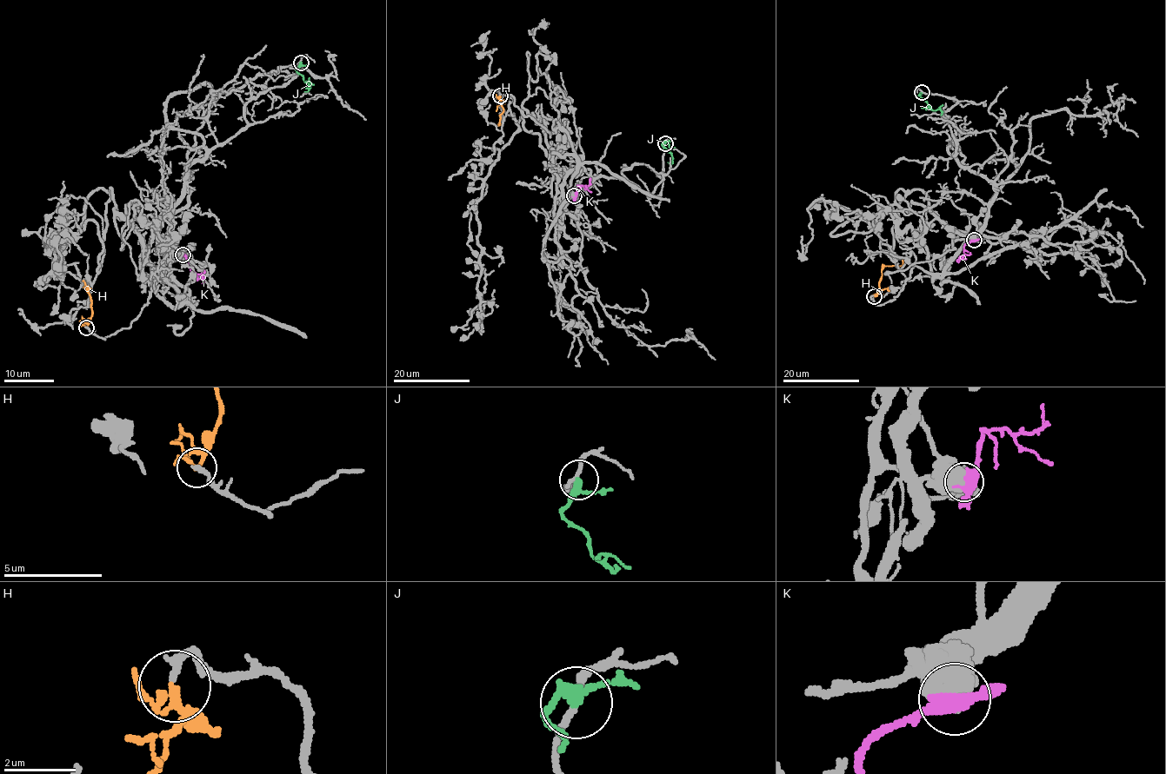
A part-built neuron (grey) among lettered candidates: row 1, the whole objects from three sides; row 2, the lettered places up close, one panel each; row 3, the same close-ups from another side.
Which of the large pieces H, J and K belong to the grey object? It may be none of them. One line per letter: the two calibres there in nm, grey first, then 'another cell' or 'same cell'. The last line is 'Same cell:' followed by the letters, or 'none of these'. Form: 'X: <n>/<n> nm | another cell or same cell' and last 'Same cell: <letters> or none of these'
H: 240/190 nm | same cell
J: 170/280 nm | another cell
K: 750/460 nm | another cell
Same cell: H

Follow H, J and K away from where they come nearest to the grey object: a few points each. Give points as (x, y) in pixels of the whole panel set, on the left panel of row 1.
H: (86, 327), (92, 314), (88, 290), (90, 288), (86, 288), (82, 281)
J: (301, 62), (297, 72), (309, 84), (304, 92)
K: (182, 254), (189, 267), (201, 274), (203, 283)

